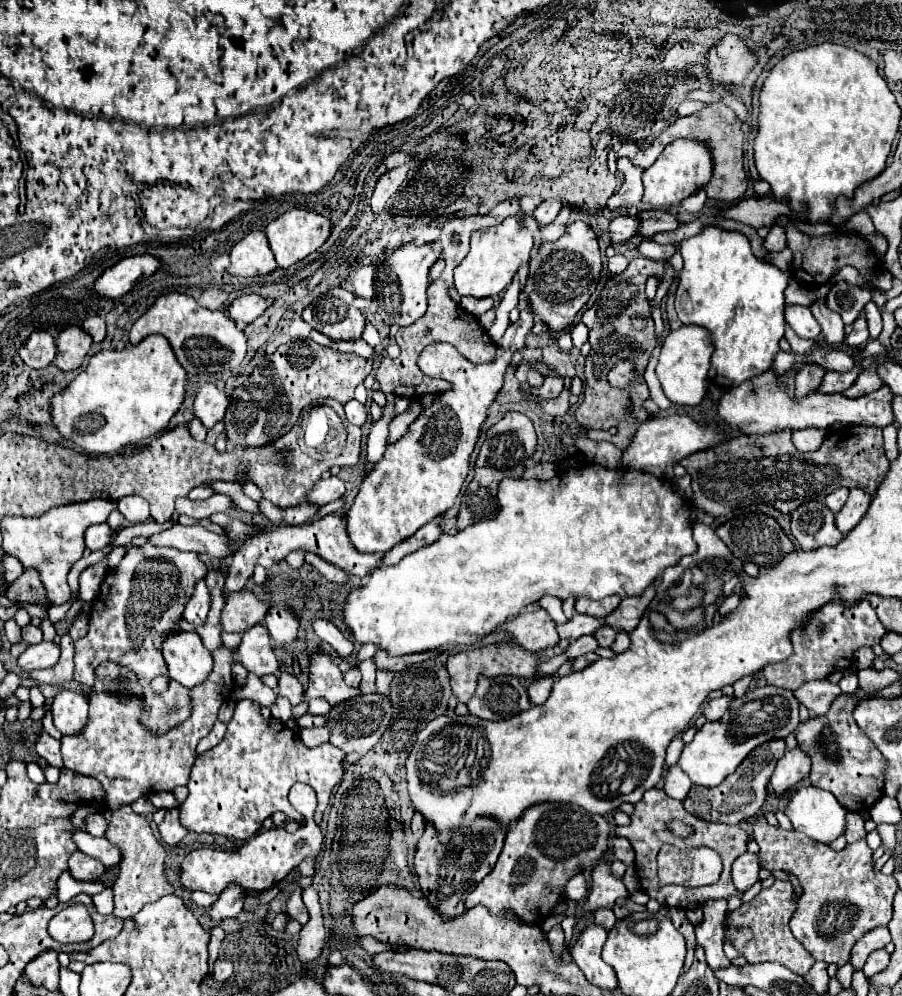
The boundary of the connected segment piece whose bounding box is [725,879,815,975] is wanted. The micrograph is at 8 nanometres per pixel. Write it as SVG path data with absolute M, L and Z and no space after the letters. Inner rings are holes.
M775 879L775 883L769 889L761 889L761 893L751 903L741 905L725 919L725 925L727 925L725 935L731 937L735 949L749 963L777 961L777 963L785 965L787 969L791 969L793 973L805 975L813 967L815 959L809 957L809 953L805 953L805 949L801 949L801 943L793 937L793 933L789 929L789 919L791 919L791 913L795 911L791 897L793 897L793 885L789 881Z

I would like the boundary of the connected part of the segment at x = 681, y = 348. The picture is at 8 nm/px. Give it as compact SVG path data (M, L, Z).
M683 325L677 331L671 331L661 347L659 363L657 363L657 377L661 381L663 393L671 403L677 405L699 405L707 393L709 381L707 373L711 367L713 355L713 341L711 333L697 325Z

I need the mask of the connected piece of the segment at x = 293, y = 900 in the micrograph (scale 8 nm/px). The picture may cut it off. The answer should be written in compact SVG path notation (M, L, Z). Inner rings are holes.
M301 887L291 893L291 897L289 897L289 901L287 901L287 913L289 913L293 919L297 919L301 925L305 925L305 923L309 921L307 907L305 907L305 903L303 903L303 899L301 899Z

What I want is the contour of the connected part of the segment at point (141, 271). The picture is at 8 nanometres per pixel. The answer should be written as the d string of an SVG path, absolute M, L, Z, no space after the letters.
M151 255L127 257L127 259L119 261L117 265L105 269L105 273L93 283L93 287L89 291L97 297L119 299L121 295L131 291L131 287L137 281L143 281L149 275L153 275L157 271L157 265L159 265L159 261Z

